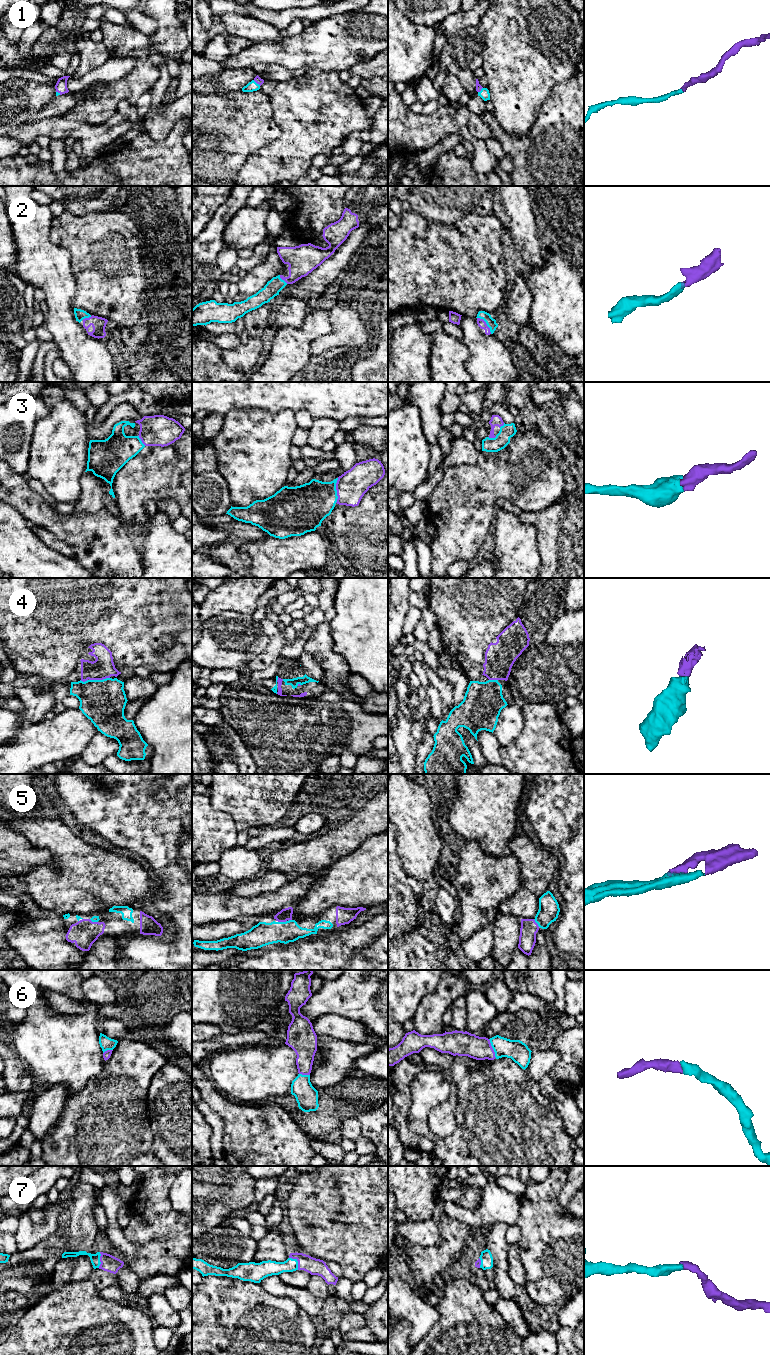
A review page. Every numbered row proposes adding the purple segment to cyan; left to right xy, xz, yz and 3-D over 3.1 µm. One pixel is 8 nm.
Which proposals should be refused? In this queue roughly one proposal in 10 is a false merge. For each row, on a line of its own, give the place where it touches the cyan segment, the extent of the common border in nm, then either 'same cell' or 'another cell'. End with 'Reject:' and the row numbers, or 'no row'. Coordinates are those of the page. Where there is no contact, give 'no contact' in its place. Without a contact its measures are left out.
1: meets cyan in xz at (256, 83); contact 80 nm long; same cell
2: meets cyan in yz at (486, 323); contact 180 nm long; same cell
3: meets cyan in xz at (336, 490); contact 200 nm long; same cell
4: meets cyan in xy at (99, 680); contact 170 nm long; same cell
5: meets cyan in xz at (282, 922); contact 70 nm long; same cell
6: meets cyan in yz at (492, 1047); contact 170 nm long; same cell
7: meets cyan in xz at (297, 1261); contact 130 nm long; same cell
Reject: no row

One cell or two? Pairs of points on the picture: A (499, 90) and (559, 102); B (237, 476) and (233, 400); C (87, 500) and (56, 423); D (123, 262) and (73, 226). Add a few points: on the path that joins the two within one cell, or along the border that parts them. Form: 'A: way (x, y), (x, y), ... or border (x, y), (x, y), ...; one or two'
A: border (562, 82), (556, 83), (553, 86), (535, 120); two
B: border (257, 407), (231, 409), (224, 414); two
C: border (85, 472), (80, 479), (80, 497), (77, 500); two
D: way (111, 261), (85, 236); one

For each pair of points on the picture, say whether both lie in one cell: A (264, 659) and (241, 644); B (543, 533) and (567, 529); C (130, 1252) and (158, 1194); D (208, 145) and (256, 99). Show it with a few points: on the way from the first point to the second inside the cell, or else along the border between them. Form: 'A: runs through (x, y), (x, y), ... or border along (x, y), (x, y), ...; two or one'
A: border along (264, 632), (266, 648), (245, 665), (237, 666); two
B: runs through (545, 545), (559, 553), (567, 541); one
C: border along (122, 1229), (123, 1235), (134, 1245), (134, 1258); two
D: runs through (220, 135), (244, 111); one

